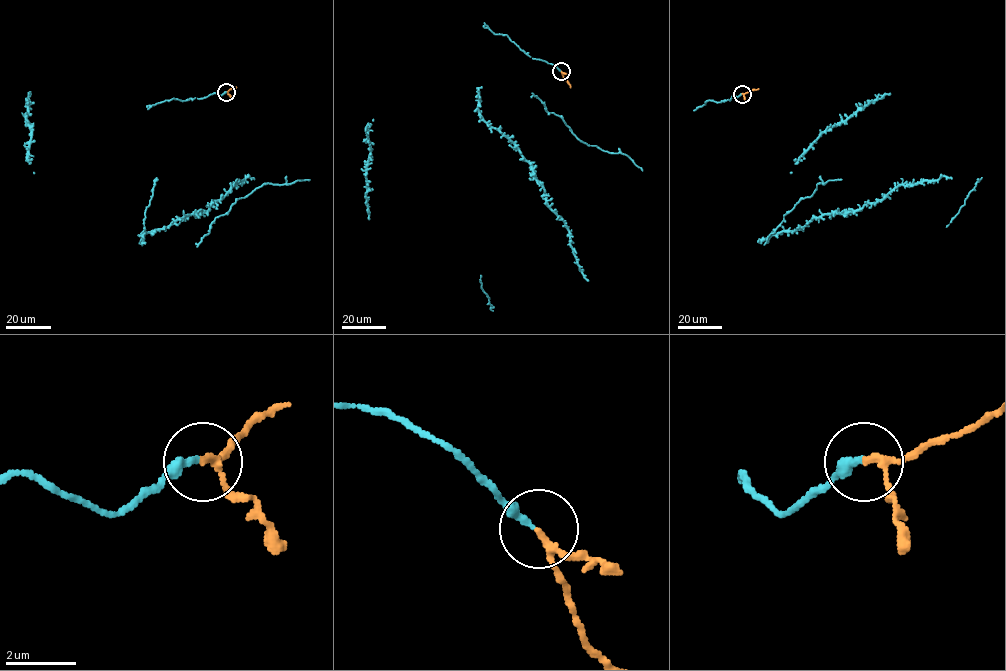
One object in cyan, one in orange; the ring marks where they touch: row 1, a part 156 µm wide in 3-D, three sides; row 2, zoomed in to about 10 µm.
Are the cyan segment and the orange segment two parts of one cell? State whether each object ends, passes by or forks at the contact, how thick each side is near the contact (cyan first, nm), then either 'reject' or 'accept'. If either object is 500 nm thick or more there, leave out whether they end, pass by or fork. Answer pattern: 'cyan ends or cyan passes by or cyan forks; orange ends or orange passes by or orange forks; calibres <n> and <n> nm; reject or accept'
cyan ends; orange passes by; calibres 280 and 160 nm; accept

